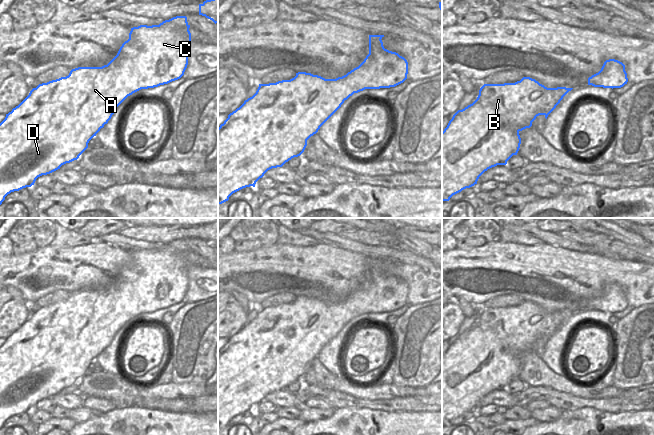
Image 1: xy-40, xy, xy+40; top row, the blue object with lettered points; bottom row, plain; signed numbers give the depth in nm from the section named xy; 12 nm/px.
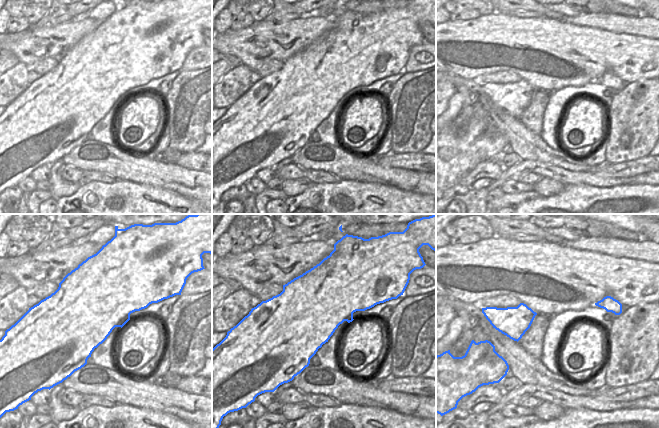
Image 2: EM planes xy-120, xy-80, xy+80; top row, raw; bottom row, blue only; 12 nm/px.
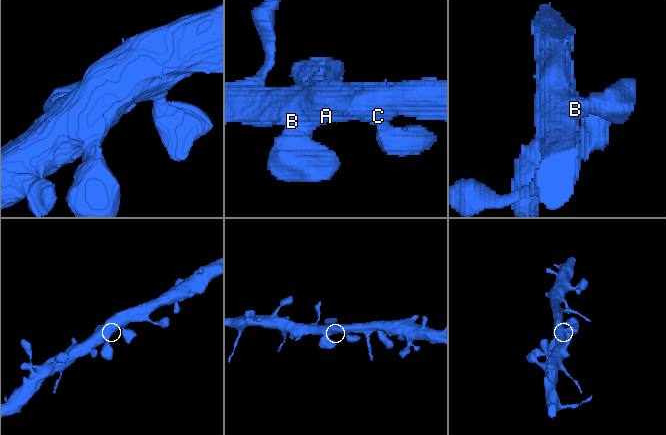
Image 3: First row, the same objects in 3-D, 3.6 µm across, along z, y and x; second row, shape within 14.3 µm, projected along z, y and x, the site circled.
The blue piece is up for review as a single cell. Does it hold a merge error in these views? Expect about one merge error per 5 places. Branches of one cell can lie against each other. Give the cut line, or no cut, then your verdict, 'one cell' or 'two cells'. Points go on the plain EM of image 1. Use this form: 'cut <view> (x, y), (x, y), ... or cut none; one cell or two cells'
cut none; one cell

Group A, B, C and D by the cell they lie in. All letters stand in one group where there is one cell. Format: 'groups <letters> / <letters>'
groups A B C D

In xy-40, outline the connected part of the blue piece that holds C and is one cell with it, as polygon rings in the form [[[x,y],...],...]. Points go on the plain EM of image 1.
[[[176,240],[159,249],[133,251],[129,263],[107,289],[78,291],[72,293],[66,301],[33,312],[0,347],[0,429],[11,416],[31,411],[38,401],[77,384],[88,372],[89,365],[108,347],[116,332],[128,320],[141,313],[158,311],[180,303],[188,289],[188,268],[191,266],[189,252],[186,240]]]

